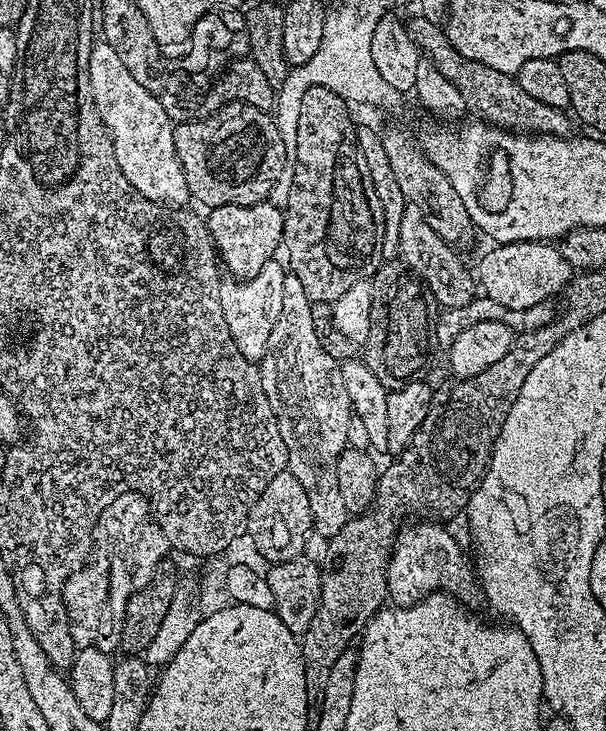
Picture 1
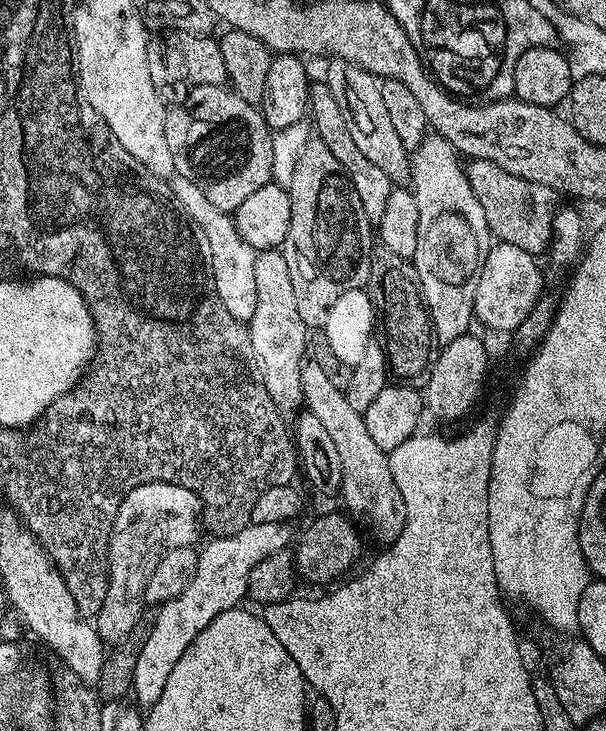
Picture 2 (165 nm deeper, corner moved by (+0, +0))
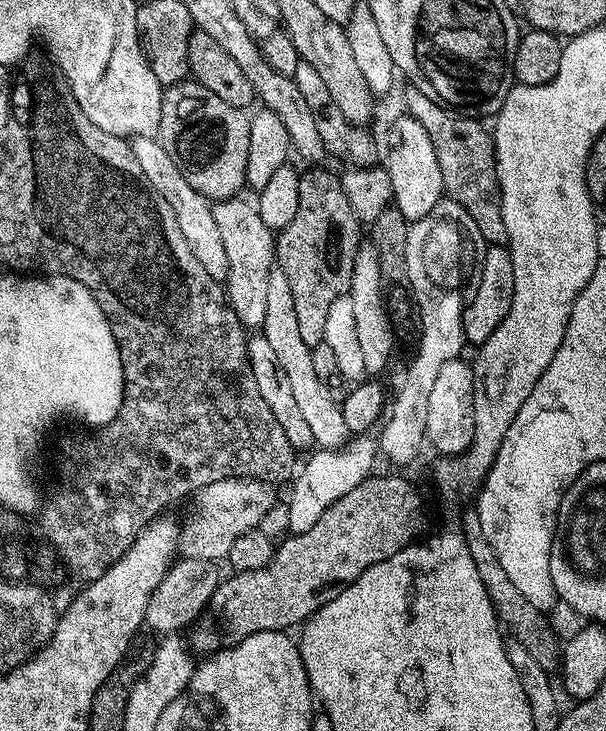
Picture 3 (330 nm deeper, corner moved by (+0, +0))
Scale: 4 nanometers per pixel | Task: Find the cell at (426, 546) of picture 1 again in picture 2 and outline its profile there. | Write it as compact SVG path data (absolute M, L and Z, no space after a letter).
M308 362L303 365L304 370L304 398L307 411L314 413L318 422L322 422L330 438L334 438L334 446L338 450L338 462L342 462L342 482L340 483L340 492L344 496L343 507L347 509L353 517L364 519L363 527L372 531L372 536L376 540L381 540L381 545L387 546L395 540L396 536L404 529L404 503L402 494L398 494L398 486L394 486L394 474L390 474L390 462L388 453L382 450L382 446L376 445L374 438L370 438L370 430L366 430L366 422L363 415L354 410L347 401L345 389L334 386L326 374L322 374L322 366L315 362Z

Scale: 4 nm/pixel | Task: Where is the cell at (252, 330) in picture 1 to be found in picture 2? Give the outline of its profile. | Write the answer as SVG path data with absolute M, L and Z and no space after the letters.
M176 174L171 177L170 183L172 193L175 194L184 213L194 222L198 222L202 234L206 234L206 243L210 246L212 281L218 290L218 298L222 298L222 306L226 306L226 310L230 310L230 314L234 314L234 318L245 322L251 320L254 306L258 306L258 282L254 278L257 249L252 248L250 242L246 242L246 238L242 238L242 234L238 234L235 219L229 213L218 210L218 206L214 206L214 202L210 202L210 198L206 198L206 194L202 194L202 190L198 190L198 186L194 186L194 182L190 182L190 178Z

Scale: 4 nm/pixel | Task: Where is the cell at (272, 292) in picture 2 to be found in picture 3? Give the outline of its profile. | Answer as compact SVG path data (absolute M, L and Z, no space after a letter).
M240 199L218 200L211 207L214 222L218 222L218 230L222 234L222 246L226 246L226 299L245 329L256 330L263 325L266 314L266 286L270 286L276 258L276 241L273 229L262 222L259 207Z

